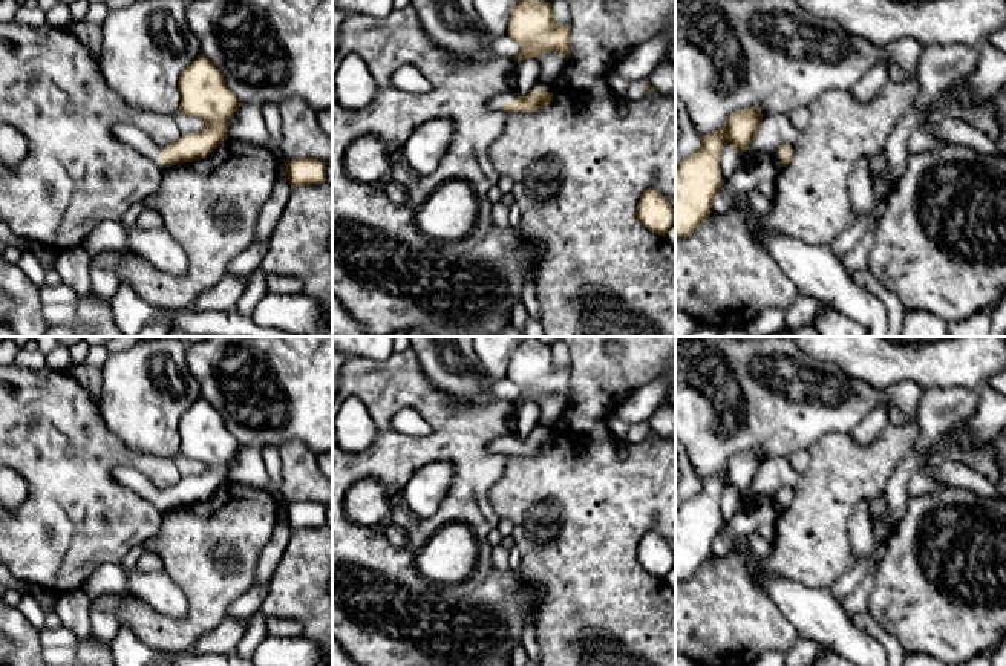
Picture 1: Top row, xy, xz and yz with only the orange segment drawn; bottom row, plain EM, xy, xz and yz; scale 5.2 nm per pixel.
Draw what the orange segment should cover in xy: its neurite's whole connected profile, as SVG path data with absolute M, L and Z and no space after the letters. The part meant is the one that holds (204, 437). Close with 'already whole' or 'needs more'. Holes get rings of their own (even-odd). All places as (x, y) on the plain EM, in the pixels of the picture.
M202 397L181 416L178 432L181 435L179 453L202 462L205 470L201 475L182 476L176 485L159 490L133 467L113 470L113 478L121 485L136 491L162 513L210 498L228 482L228 464L240 450L219 412Z; needs more

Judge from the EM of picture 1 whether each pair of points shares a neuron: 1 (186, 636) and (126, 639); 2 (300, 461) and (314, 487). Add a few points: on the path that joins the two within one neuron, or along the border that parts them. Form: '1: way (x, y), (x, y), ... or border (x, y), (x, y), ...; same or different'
1: border (120, 622), (155, 649); different
2: way (300, 467), (300, 473), (308, 481); same

